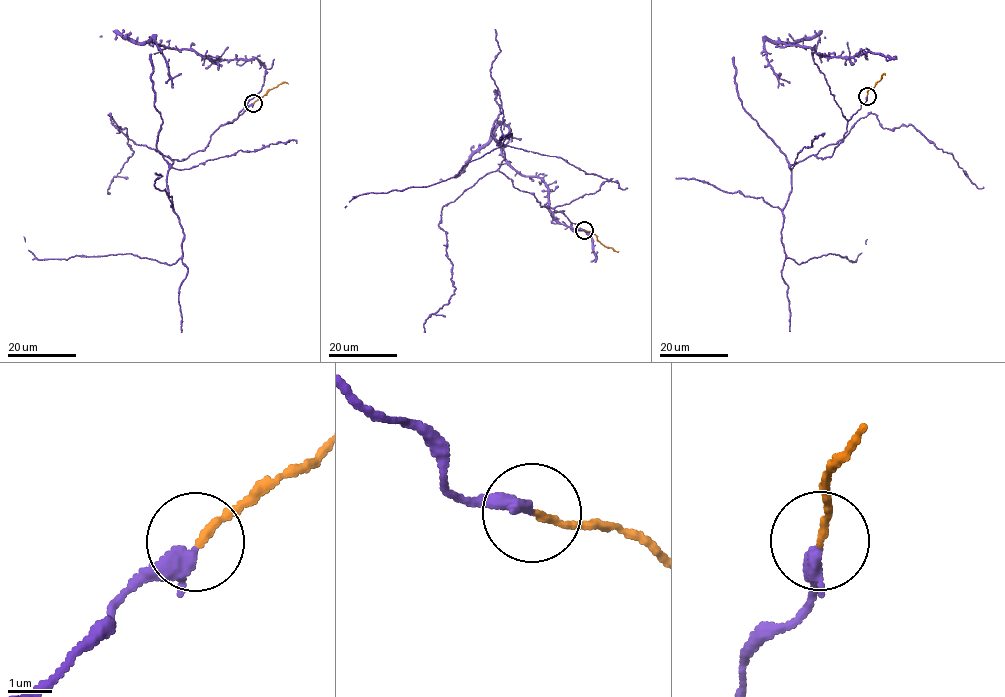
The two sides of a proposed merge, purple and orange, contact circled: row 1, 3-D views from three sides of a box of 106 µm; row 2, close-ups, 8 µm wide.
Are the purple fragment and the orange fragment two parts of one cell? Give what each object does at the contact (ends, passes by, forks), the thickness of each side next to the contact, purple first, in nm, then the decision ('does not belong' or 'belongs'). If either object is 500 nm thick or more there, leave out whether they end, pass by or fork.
purple ends | orange ends | 400/170 nm | belongs

